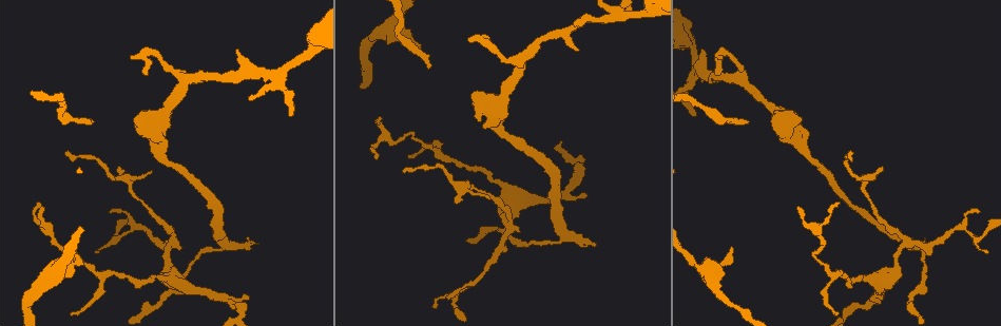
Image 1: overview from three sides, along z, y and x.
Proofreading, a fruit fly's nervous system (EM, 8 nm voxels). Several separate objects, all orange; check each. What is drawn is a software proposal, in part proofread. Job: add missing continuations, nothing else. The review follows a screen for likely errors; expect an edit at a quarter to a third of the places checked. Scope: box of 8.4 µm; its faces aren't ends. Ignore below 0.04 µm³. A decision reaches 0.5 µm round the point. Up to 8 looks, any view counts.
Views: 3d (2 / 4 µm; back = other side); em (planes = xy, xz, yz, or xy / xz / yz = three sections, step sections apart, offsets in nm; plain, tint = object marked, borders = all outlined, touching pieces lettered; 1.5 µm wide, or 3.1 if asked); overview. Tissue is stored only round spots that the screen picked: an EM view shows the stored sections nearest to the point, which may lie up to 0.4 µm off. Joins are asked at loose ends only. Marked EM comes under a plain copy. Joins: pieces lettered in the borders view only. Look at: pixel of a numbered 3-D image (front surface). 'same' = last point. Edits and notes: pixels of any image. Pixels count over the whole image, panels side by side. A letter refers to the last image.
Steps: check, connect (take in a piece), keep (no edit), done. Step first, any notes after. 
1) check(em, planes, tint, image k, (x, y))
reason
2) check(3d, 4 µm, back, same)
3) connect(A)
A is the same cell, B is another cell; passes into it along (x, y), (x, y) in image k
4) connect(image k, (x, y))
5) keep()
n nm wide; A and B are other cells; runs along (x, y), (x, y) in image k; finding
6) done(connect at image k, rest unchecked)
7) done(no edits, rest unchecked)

check(3d, 4 µm, image 1, (853, 153))
an open end

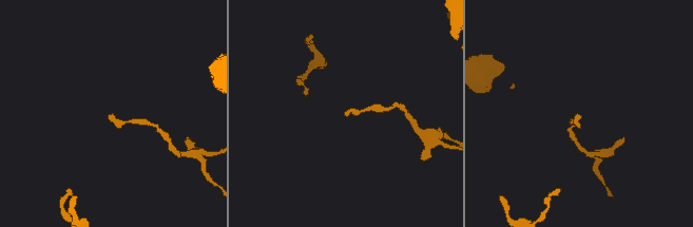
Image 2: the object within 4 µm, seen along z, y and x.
check(em, planes, borders, image 2, (344, 113))
shape alone is not enough

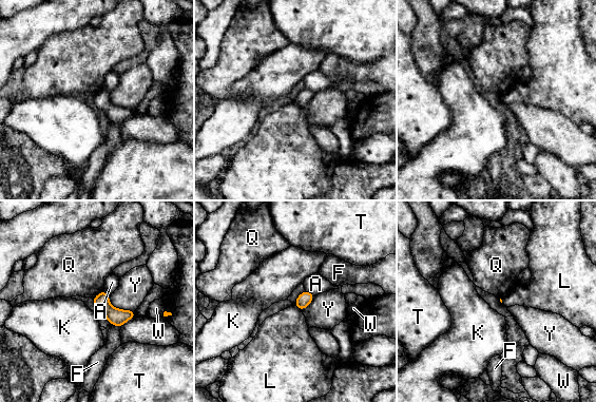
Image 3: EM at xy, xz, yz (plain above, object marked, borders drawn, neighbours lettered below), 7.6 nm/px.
keep()
Y touches over 240 nm; A, F, K, L, Q, T, W and Y are other cells; border along (294, 305), (301, 310) in image 3; no lettered piece goes on from it

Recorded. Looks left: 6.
check(3d, 2 µm, image 1, (731, 248))
tapers out

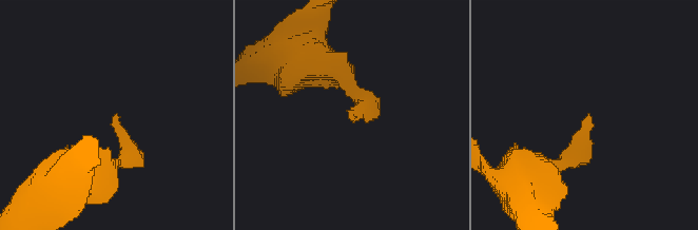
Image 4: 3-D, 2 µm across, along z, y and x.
check(em, yz, step 4, tint, image 4, (350, 120))
now the EM

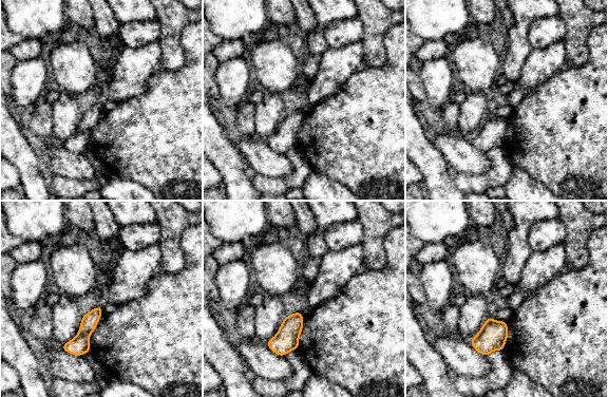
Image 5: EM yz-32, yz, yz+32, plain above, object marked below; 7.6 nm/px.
check(em, planes, borders, same)
another direction

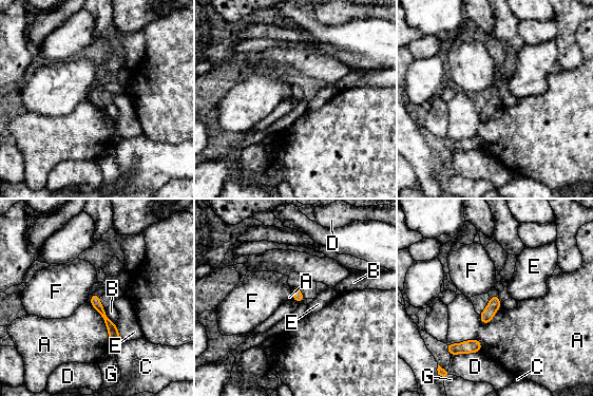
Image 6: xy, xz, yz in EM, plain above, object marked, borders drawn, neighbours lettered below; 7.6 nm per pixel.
keep()
80 nm wide; A, B, C, D, E, F and G are other cells; runs along (94, 297), (116, 342) in image 6; none of them fits

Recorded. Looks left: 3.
check(em, xz, step 8, borders, image 1, (586, 193))
an open end

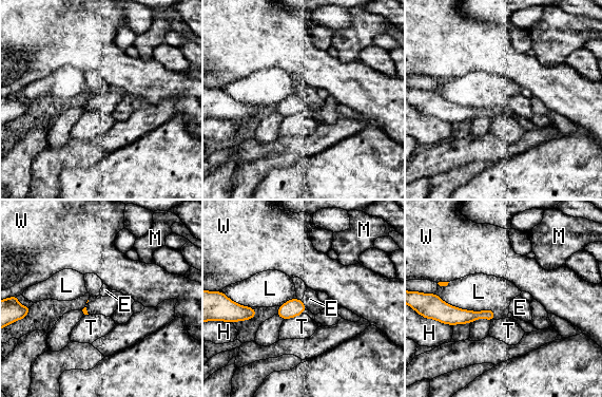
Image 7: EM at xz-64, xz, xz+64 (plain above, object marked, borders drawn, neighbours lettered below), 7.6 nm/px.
keep()
L touches over 500 nm; E, H, L, M, T and W are other cells; runs along (444, 305), (453, 315), (491, 317) in image 7; none of them fits

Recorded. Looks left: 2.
done(no edits, rest unchecked)

